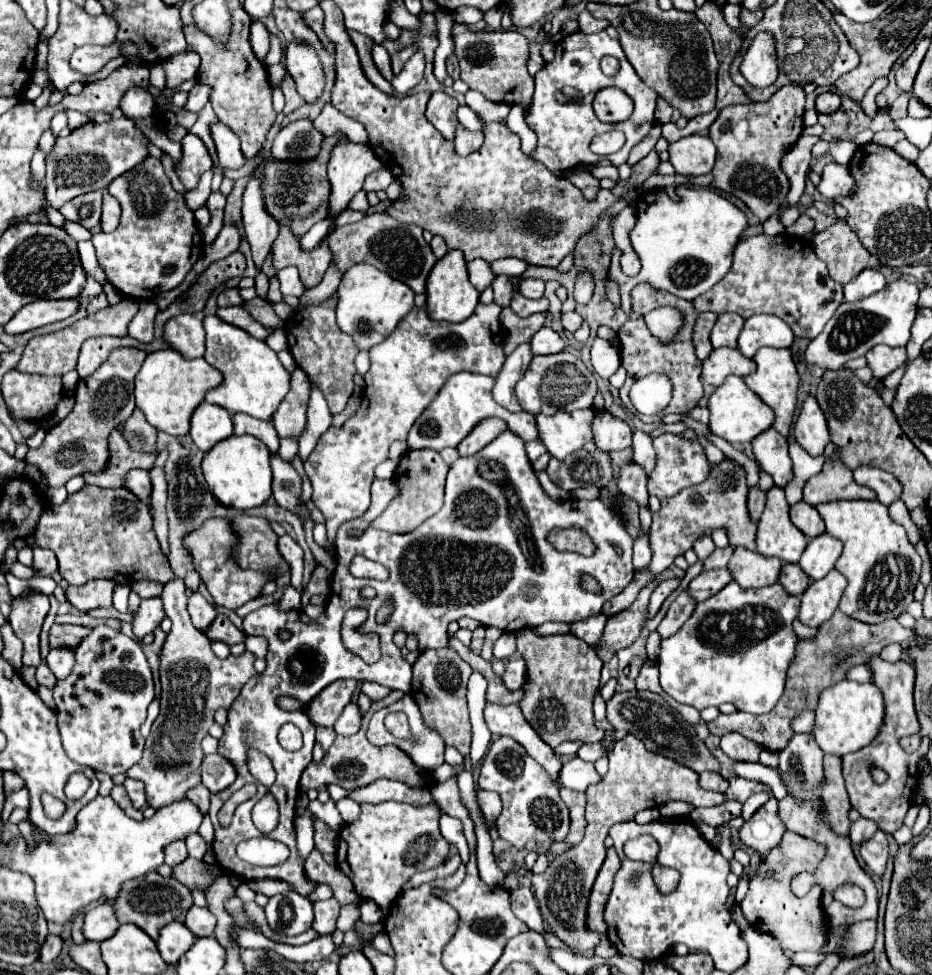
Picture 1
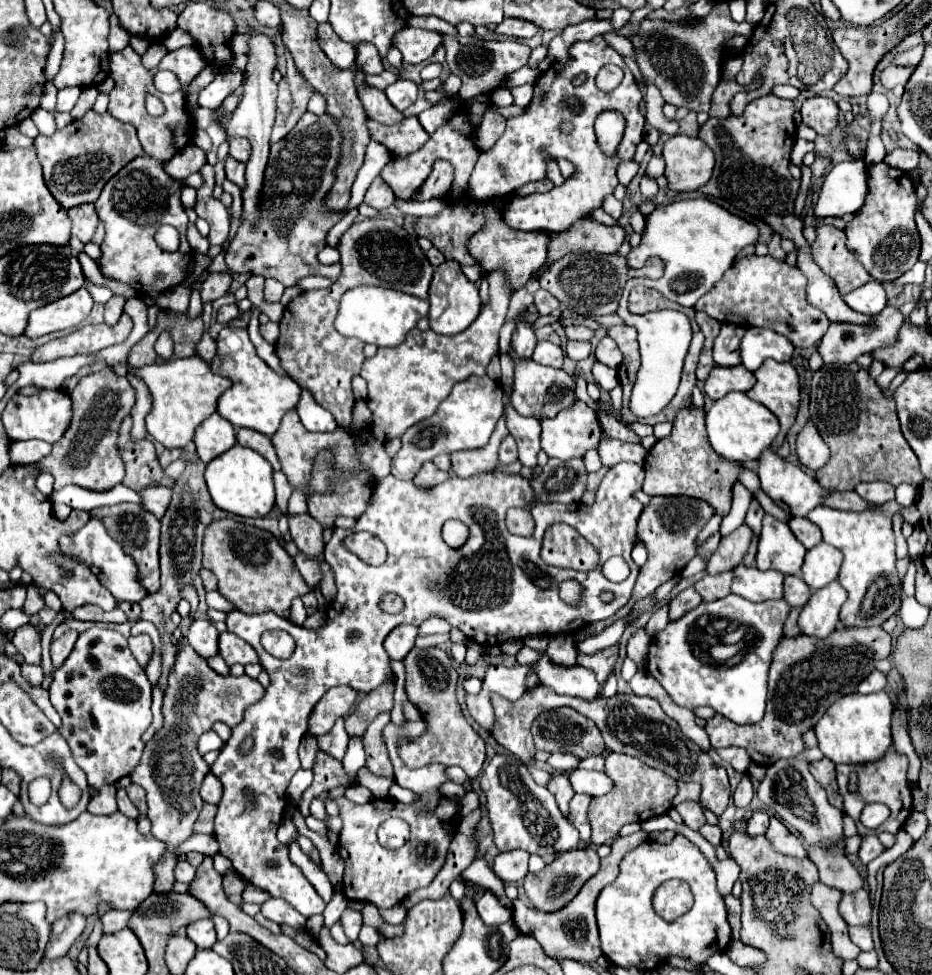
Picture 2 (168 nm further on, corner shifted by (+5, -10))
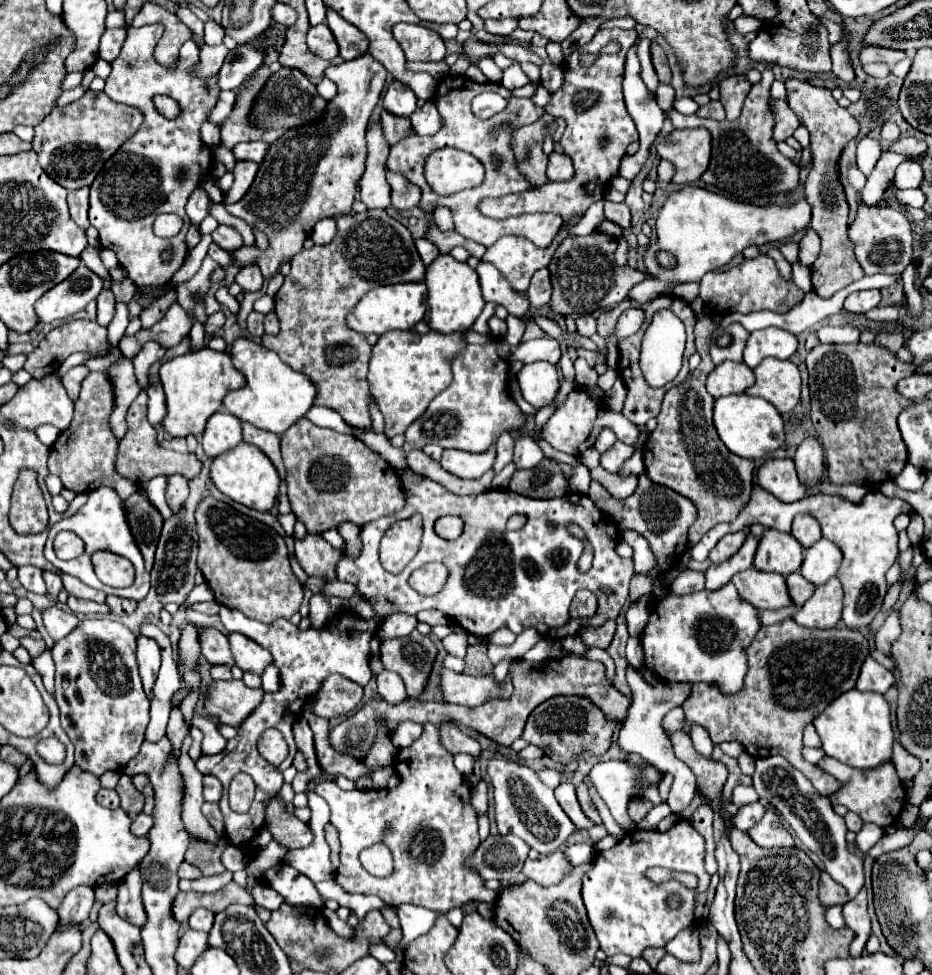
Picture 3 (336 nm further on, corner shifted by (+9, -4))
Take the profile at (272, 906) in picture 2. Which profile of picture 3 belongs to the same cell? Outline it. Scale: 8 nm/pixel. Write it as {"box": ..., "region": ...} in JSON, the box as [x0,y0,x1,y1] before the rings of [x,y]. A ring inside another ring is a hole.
{"box":[252,885,284,911],"region":[[[258,885],[258,887],[254,887],[252,897],[254,897],[254,903],[256,903],[258,907],[266,907],[266,909],[270,909],[270,911],[278,909],[280,903],[284,901],[284,899],[280,897],[280,893],[276,893],[276,891],[274,891],[272,887],[268,887],[268,885]]]}

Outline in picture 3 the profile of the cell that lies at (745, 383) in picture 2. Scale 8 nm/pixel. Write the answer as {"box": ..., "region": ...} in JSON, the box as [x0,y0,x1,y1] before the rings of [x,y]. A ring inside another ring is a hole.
{"box":[706,361,754,397],"region":[[[724,361],[708,375],[706,387],[712,397],[724,395],[742,395],[748,387],[754,385],[754,371],[746,363]]]}

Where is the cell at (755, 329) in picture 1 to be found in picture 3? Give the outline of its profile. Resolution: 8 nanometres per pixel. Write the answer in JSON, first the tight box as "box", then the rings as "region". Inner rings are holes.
{"box":[744,329,798,369],"region":[[[762,329],[752,331],[744,349],[744,363],[754,369],[762,359],[774,357],[774,359],[790,359],[798,349],[796,335],[784,331],[784,329]]]}

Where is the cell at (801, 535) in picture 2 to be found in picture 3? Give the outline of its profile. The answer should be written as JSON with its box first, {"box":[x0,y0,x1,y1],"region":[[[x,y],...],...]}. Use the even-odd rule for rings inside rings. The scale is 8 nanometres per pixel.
{"box":[792,515,822,549],"region":[[[796,515],[794,523],[792,523],[792,535],[806,549],[812,547],[822,537],[818,521],[814,517],[810,517],[810,515]]]}

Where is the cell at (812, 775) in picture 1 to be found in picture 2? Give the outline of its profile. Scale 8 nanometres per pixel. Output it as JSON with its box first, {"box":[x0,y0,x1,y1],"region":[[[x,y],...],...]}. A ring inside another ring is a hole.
{"box":[758,749,842,845],"region":[[[804,749],[800,755],[790,759],[780,759],[774,765],[768,767],[764,781],[758,787],[758,797],[764,801],[764,805],[780,819],[784,825],[796,829],[808,845],[834,845],[842,833],[842,811],[834,809],[828,799],[826,791],[820,787],[820,783],[810,773],[810,763],[818,761],[820,753],[818,749]]]}

